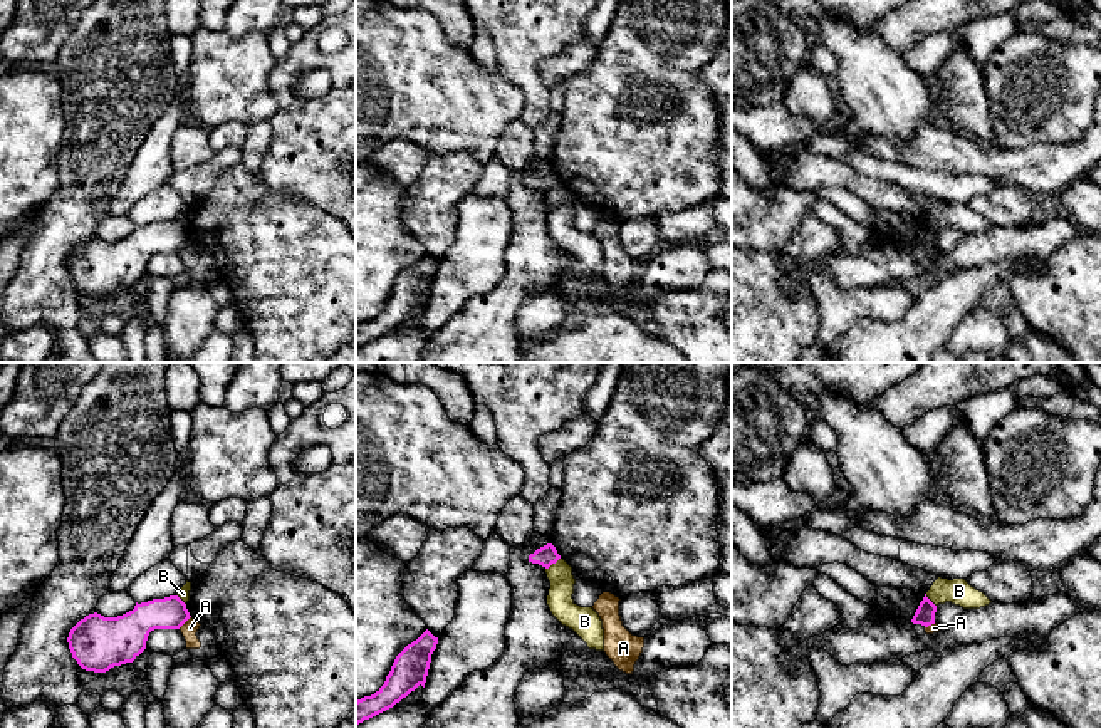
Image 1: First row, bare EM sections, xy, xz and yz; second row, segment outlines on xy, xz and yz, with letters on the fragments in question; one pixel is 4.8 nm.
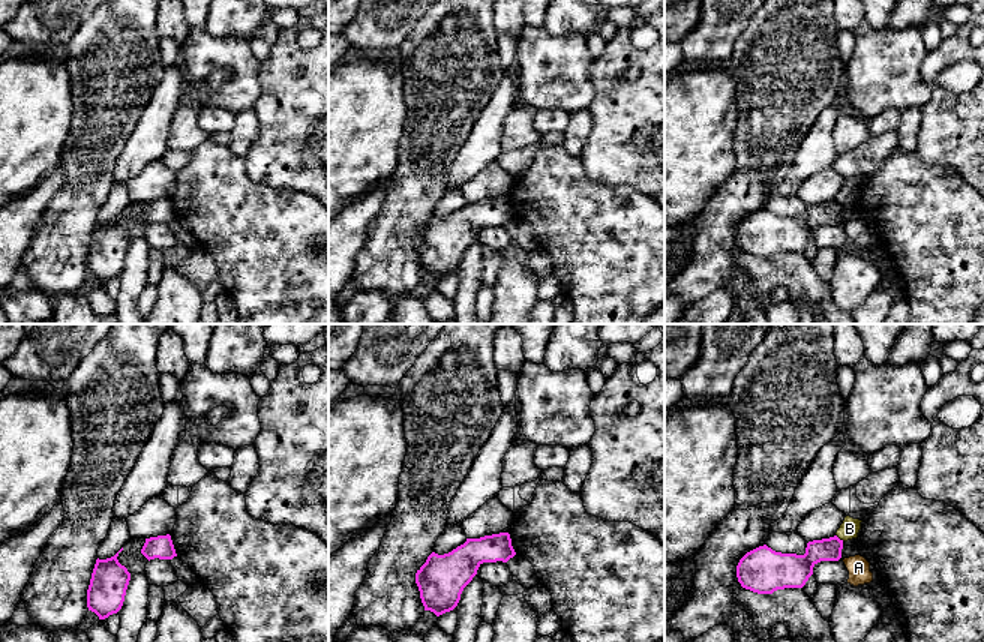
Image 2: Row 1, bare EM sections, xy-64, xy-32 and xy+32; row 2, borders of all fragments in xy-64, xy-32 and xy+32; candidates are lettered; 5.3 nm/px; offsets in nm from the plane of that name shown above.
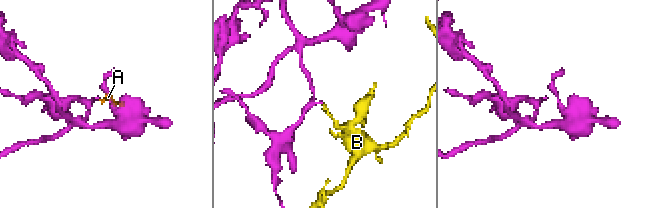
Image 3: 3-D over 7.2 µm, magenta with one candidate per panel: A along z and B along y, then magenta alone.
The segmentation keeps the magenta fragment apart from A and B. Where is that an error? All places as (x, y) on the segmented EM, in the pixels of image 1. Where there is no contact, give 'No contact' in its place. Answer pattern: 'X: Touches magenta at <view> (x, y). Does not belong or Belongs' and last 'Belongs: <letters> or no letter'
A: Touches magenta at xy (183, 623). Does not belong
B: Touches magenta at xz (553, 562). Does not belong
Belongs: no letter

